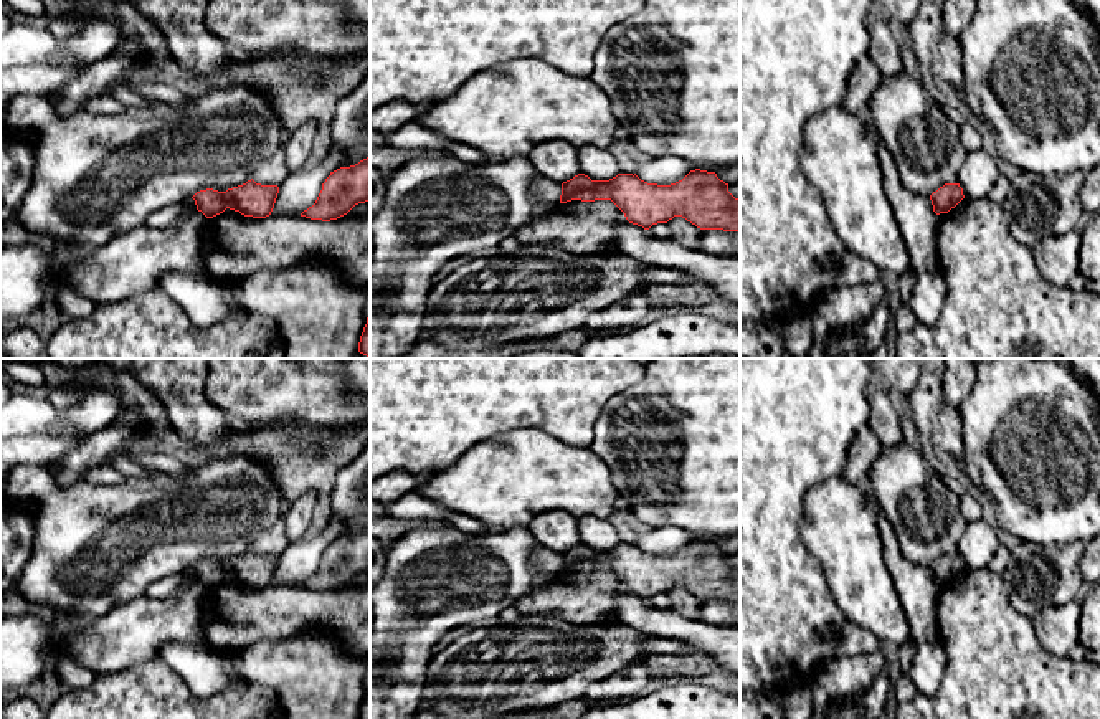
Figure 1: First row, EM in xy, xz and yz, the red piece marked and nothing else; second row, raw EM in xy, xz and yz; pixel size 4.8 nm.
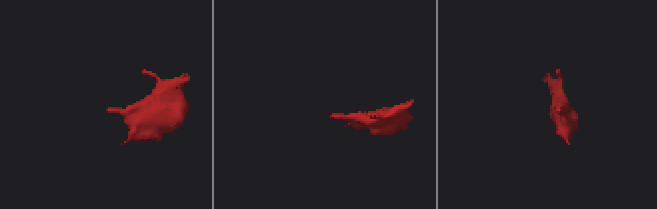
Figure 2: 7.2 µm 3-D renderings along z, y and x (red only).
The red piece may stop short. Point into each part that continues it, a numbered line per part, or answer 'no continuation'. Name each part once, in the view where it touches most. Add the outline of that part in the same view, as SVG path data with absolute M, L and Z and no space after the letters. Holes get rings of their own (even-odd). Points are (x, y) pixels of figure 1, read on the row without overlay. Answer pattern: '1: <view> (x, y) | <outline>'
no continuation

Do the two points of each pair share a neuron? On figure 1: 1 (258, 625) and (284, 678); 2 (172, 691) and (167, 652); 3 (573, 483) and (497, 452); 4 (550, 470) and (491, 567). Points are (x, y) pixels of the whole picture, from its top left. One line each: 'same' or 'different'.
1: different
2: different
3: same
4: different

